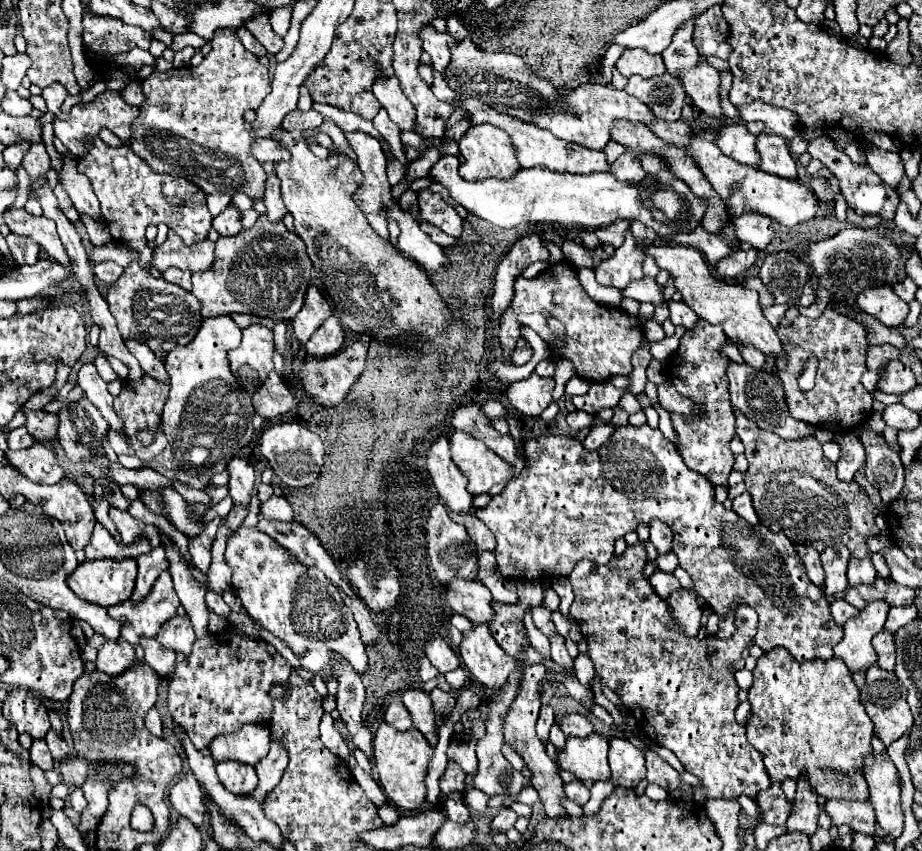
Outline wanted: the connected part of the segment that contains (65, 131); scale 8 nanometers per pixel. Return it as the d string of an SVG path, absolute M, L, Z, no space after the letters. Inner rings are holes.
M106 89L106 93L100 93L94 97L92 103L78 103L72 107L72 113L70 113L70 119L62 125L54 125L54 135L66 145L66 149L74 155L74 157L84 157L90 147L92 147L92 139L98 137L98 131L100 129L110 129L114 131L122 141L128 141L130 139L130 125L132 121L136 119L136 115L140 113L138 107L134 105L128 105L120 91L112 91L112 89Z

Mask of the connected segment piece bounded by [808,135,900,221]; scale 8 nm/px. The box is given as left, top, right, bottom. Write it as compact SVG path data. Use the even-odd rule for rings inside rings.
M824 135L818 137L818 139L814 139L814 141L810 143L808 153L810 153L814 159L820 159L822 163L826 163L826 167L838 177L838 181L840 181L840 191L842 191L844 199L848 201L848 205L850 205L856 213L860 213L860 215L878 215L878 217L888 219L888 221L894 219L896 207L898 207L898 203L900 203L898 193L896 193L890 185L886 185L866 163L864 163L864 165L858 165L858 163L850 161L850 157L844 155L840 149L836 149L836 145L832 143L832 139L824 139Z

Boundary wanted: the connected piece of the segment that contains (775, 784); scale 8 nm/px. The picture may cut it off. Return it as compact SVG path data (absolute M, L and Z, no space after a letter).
M776 647L758 659L754 669L754 685L748 691L748 701L752 705L754 717L748 721L748 743L756 747L764 755L764 765L772 779L772 787L768 791L758 793L756 805L762 811L764 823L784 825L788 819L788 803L780 789L784 779L798 779L800 773L806 773L816 793L824 799L858 799L866 801L870 797L868 783L864 779L864 759L872 755L872 721L860 705L860 691L852 681L852 675L842 659L814 659L806 663L798 663L784 647Z

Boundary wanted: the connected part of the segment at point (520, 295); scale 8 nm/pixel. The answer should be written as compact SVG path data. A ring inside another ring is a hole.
M560 261L556 265L550 265L546 271L542 271L534 279L518 277L516 281L516 295L510 305L510 309L504 313L502 325L500 325L500 345L504 351L504 359L510 359L510 353L514 351L516 343L502 343L508 341L508 337L518 339L522 327L534 329L544 341L550 339L552 331L548 331L548 319L560 319L564 325L564 345L560 355L554 355L554 361L566 359L574 365L574 373L580 379L592 381L592 383L604 383L614 375L630 375L632 373L632 355L640 349L640 343L644 339L642 323L628 315L622 307L606 307L602 303L596 303L584 287L580 287L580 281L576 279L576 267L568 261Z

